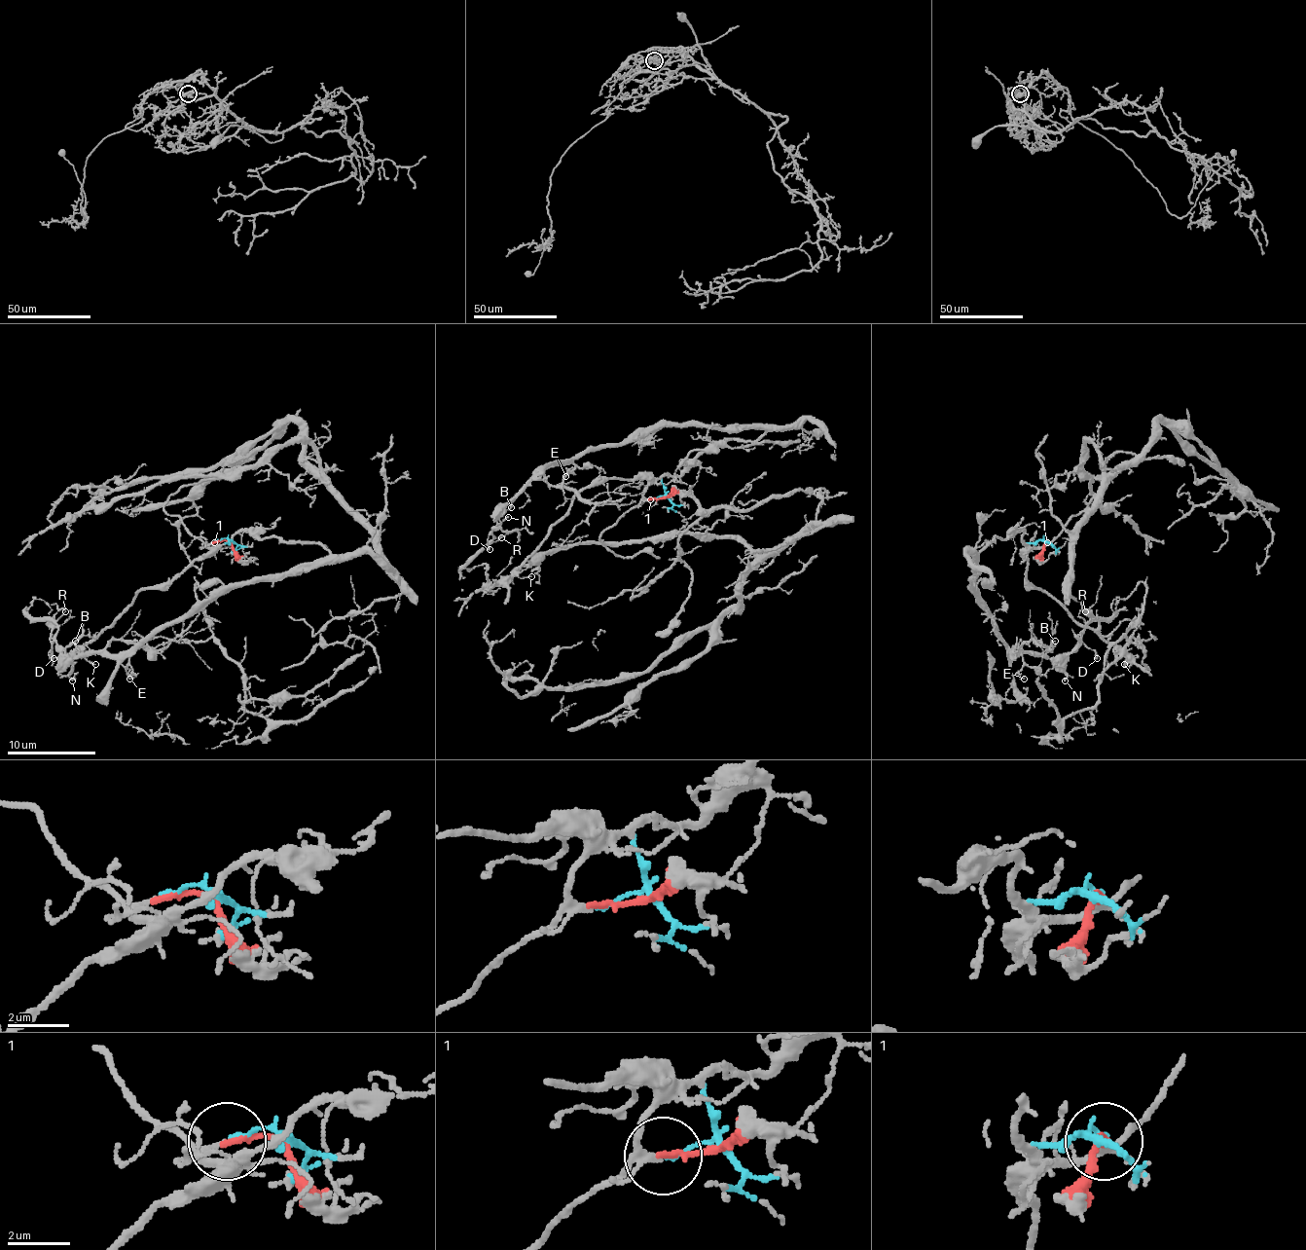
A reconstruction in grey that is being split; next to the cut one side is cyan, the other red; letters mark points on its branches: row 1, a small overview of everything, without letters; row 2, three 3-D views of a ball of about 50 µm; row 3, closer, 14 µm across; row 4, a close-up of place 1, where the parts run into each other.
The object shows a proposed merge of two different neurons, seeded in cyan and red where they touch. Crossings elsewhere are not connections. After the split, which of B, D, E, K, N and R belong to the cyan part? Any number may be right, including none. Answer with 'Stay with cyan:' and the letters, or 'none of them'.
Stay with cyan: B, D, E, N, R

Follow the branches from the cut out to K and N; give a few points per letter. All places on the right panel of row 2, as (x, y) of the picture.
K: (1044, 542), (1027, 551), (1027, 579), (1049, 593), (1080, 624), (1093, 628), (1124, 657), (1124, 663)
N: (1044, 542), (1023, 531), (994, 537), (978, 553), (974, 593), (1014, 654), (1042, 652), (1065, 681)

